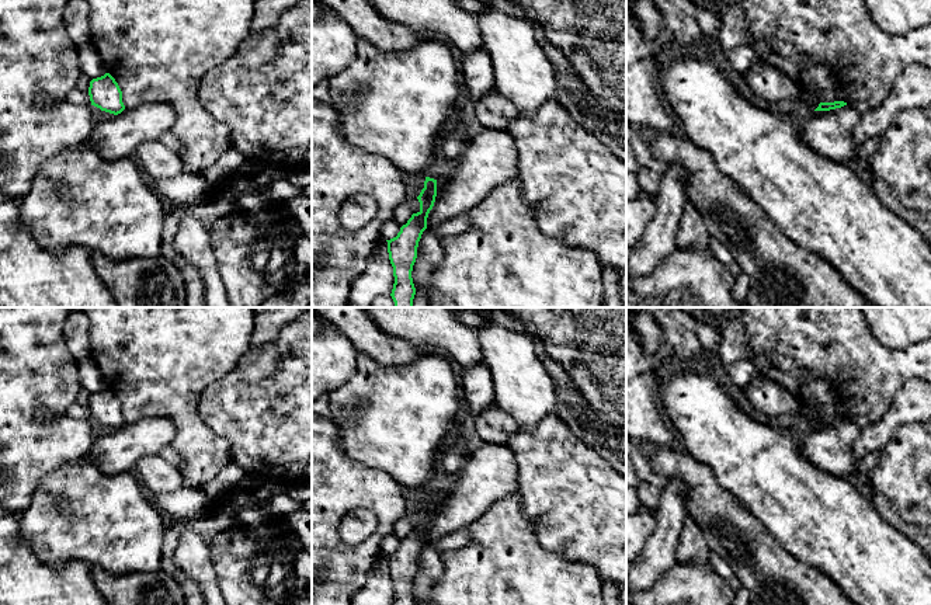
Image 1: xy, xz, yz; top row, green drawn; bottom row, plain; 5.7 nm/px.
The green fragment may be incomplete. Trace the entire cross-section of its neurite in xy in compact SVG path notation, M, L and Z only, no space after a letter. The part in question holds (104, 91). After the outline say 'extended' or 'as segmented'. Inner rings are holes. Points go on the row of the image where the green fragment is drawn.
M110 73L90 81L88 95L91 105L101 111L118 115L125 109L122 91Z | as segmented

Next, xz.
M425 177L424 188L417 197L420 211L413 213L406 225L400 227L396 237L386 240L389 260L393 267L395 284L392 299L395 307L413 307L416 288L411 278L413 265L417 258L417 247L423 232L427 229L427 218L437 197L437 180Z | as segmented

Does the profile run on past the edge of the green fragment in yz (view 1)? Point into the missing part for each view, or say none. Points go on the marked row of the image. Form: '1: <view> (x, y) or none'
1: none

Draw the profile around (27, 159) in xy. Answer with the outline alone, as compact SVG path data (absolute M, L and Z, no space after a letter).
M0 0L0 190L15 199L29 191L32 177L44 161L52 159L59 150L87 140L93 131L91 105L72 104L66 100L80 76L77 46L70 39L63 20L67 3L69 0Z

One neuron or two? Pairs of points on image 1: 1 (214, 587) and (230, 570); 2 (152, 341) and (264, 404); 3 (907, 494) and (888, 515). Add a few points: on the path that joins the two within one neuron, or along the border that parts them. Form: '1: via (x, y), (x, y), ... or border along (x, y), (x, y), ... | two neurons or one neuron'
1: border along (209, 555), (221, 590) | two neurons
2: border along (243, 357), (230, 371), (204, 390), (198, 404) | two neurons
3: border along (874, 490), (885, 497), (906, 524) | two neurons

